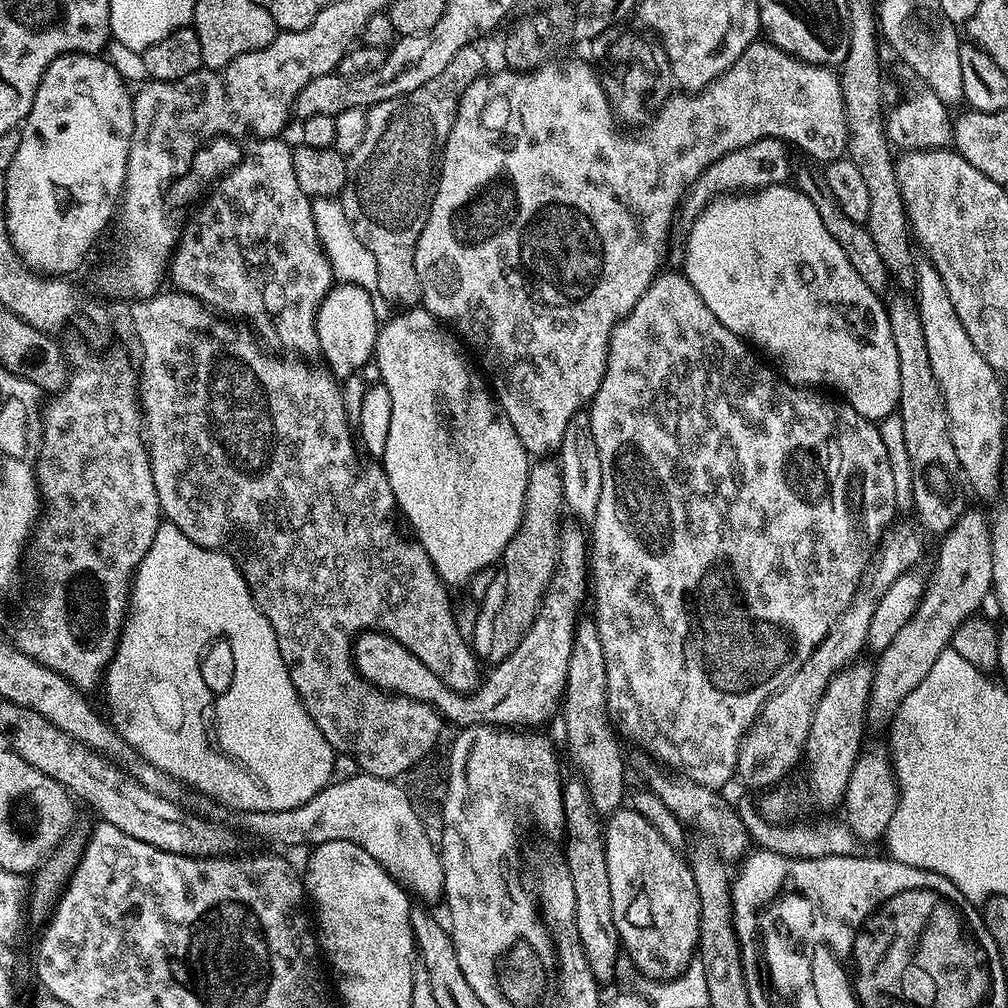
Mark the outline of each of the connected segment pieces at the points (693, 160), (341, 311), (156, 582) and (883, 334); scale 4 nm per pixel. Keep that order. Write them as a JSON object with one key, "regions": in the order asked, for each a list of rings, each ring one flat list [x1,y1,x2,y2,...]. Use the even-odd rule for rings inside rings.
{"regions":[[[758,38,746,46,743,54,717,80,699,92,669,96,656,109,650,123,639,130,622,130,612,111,612,104,604,93,601,77,596,77,595,70,580,60,568,60,565,64,547,62,532,71,503,71,489,71,478,77,466,90,466,94,462,94,450,138,446,138,434,202,430,206,430,218,426,218,426,226,414,250,414,270,418,270,418,282,422,286,422,307,447,325,471,349,474,356,476,351,475,359,490,377,496,403,506,418,510,418,510,426,514,426,514,434,518,434,529,457,548,458,559,453,562,434,566,434,570,418,574,418,574,414,585,406,591,405,594,394,598,394,598,386,602,386,602,374,608,361,610,334,661,271,660,263,668,248,668,235,672,232,672,219,676,212,678,216,678,209,690,185,711,164,718,162,718,158,734,150,742,150,742,146,750,146,750,142,758,142,762,138,785,141,793,149,801,148,806,155,813,156,819,162,841,159,848,151,848,123,839,75,831,67,799,60,797,56,791,56,764,38]],[[337,283,320,304,316,315,319,355,328,359,326,367,337,378,352,376,356,371,357,375,373,359,376,351,378,313,372,298,373,293,362,290,360,286]],[[161,523,146,558,142,558,135,576,132,577,130,607,124,618,124,626,120,630,116,653,112,656,112,661,109,662,102,677,103,688,104,696,108,699,109,713,107,712,107,715,110,717,110,723,135,752,139,752,144,759,149,760,154,766,158,766,166,774,170,774,189,789,195,790,199,795,207,796,209,800,215,800,217,804,226,804,229,809,242,812,281,812,297,808,310,802,310,798,314,798,314,794,322,791,333,779,332,767,335,766,336,760,338,761,337,753,333,752,326,742,322,730,318,730,318,726,310,718,303,702,300,701,300,695,294,690,286,666,280,657,278,638,274,634,270,622,262,615,260,607,254,602,252,591,249,590,243,574,236,569,235,562,225,552,218,552,215,548,203,548,190,542,190,538,186,538,186,534,182,534,182,530,178,530,178,526,173,524],[216,633,227,633,229,639,232,640,230,660,232,660,232,666,236,668,232,672,232,682,228,684,226,698,224,700,220,698,218,702,214,702,214,698,202,686,204,684,204,666,198,666,198,658,196,658,200,648,204,646,204,641,212,639],[186,688,194,688,194,692,198,694,198,700,200,700,200,708,196,708,196,704,188,702,188,694,192,700,192,692,188,692]],[[782,183,772,184,768,188,762,188,751,194,725,194,708,203,700,211,700,215,691,221,691,224,692,229,688,232,688,241,684,244,682,271,702,298,702,302,706,302,706,306,710,306,710,314,714,314,714,318,718,318,718,322,722,322,722,326,726,326,726,330,739,336,753,349,759,350,769,361,777,360,777,362,772,362,778,365,780,375,790,384,797,386,829,384,833,388,833,390,831,389,833,393,841,392,841,394,836,394,843,397,854,410,858,410,858,414,862,414,873,422,885,420,886,417,897,411,900,402,898,350,894,350,894,338,890,334,890,322,885,301,883,299,880,301,881,297,872,292,870,286,866,286,866,282,862,282,862,278,858,278,858,270,854,270,854,266,850,266,850,258,846,258,846,254,842,254,842,246,838,246,838,242,834,242,834,238,830,238,830,230,826,230,826,226,822,226,822,217,818,214,818,210,814,210,814,202,810,202,810,198,805,192,795,186]]]}

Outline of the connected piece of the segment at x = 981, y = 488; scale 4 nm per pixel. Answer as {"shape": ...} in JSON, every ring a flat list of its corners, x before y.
{"shape":[[926,258,921,259,914,268,914,299,916,309,922,322,922,334,926,334,926,354,930,354,930,370,934,370,934,378,938,378,938,386,942,390,942,398,946,402,946,414,950,426,950,442,954,442,954,454,958,454,960,471,967,487,972,488,988,500,1000,488,1000,471,1004,468,1004,392,1000,389,1001,377,974,350,974,342,970,342,970,334,966,334,966,326,962,326,958,314,954,311,954,302,950,302,950,294,946,294,946,286,938,274,938,270]]}

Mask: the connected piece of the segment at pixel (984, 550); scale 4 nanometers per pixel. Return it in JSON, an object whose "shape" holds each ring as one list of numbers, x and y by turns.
{"shape":[[972,510,964,511,956,525,949,532,943,533,941,540,944,541,941,542,940,553,936,556,936,573,933,574,932,580,930,576,927,581,924,597,920,599,918,610,914,610,910,622,906,622,906,626,902,626,902,630,898,630,898,634,894,634,894,642,890,642,890,646,886,646,886,650,882,650,875,657,870,698,868,699,867,723,871,727,873,724,876,728,887,729,891,725,906,694,910,694,910,690,914,690,914,686,918,686,918,682,922,682,922,678,926,678,926,674,930,674,934,662,938,662,938,654,942,654,950,647,954,630,964,620,969,620,971,616,977,615,983,609,980,607,983,606,984,599,987,596,989,599,990,593,993,591,992,526,987,515,983,516,982,513,972,512]]}

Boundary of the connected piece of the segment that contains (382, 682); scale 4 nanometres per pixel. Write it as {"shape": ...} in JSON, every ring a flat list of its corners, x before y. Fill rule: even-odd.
{"shape":[[565,523,560,529,559,560,539,615,517,648,495,665,488,677,483,677,474,692,458,698,393,636,371,630,359,633,352,641,352,665,358,675,393,695,432,705,445,721,453,720,456,726,528,726,524,724,544,724,552,715,556,716,561,711,567,686,571,647,574,646,577,621,582,616,580,607,584,604,584,595,590,592,590,540,579,523,571,523]]}

